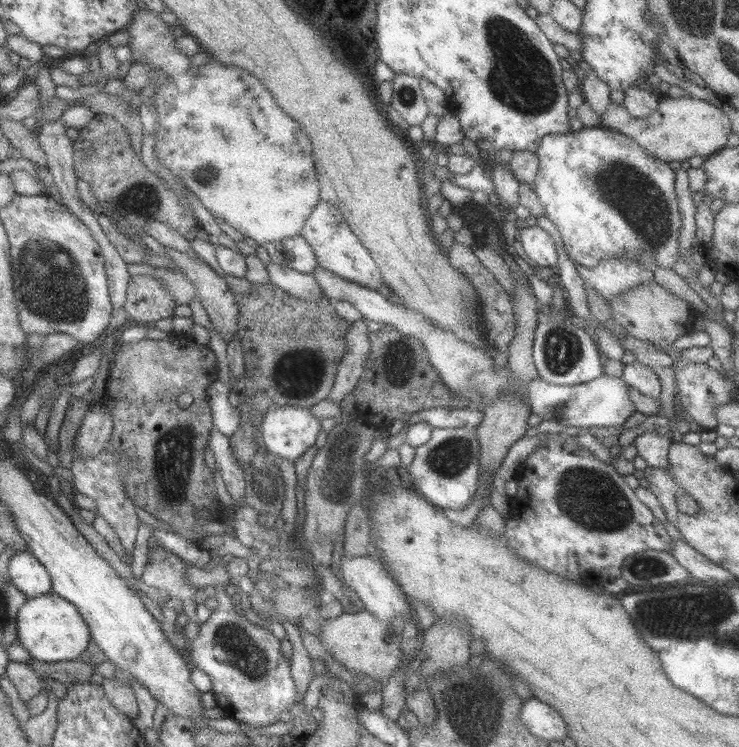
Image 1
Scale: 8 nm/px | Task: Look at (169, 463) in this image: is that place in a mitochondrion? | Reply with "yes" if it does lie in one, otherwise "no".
yes

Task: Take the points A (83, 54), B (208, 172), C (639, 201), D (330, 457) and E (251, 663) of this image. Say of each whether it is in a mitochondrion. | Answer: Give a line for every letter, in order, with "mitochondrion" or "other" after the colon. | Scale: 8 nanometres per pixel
A: other
B: mitochondrion
C: mitochondrion
D: other
E: mitochondrion

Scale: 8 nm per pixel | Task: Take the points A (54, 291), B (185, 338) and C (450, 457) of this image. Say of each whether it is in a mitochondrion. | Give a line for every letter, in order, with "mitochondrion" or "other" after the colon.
A: mitochondrion
B: other
C: mitochondrion

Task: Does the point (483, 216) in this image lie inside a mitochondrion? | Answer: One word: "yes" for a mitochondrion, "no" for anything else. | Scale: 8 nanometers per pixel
no

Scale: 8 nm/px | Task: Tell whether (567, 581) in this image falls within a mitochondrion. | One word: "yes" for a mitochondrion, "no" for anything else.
no

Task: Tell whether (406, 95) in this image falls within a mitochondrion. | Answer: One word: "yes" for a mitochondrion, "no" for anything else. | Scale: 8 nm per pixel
yes

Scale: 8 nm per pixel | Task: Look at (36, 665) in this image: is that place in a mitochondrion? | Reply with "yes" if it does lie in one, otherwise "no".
no

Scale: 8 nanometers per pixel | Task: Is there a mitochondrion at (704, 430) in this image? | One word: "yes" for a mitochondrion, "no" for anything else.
no

